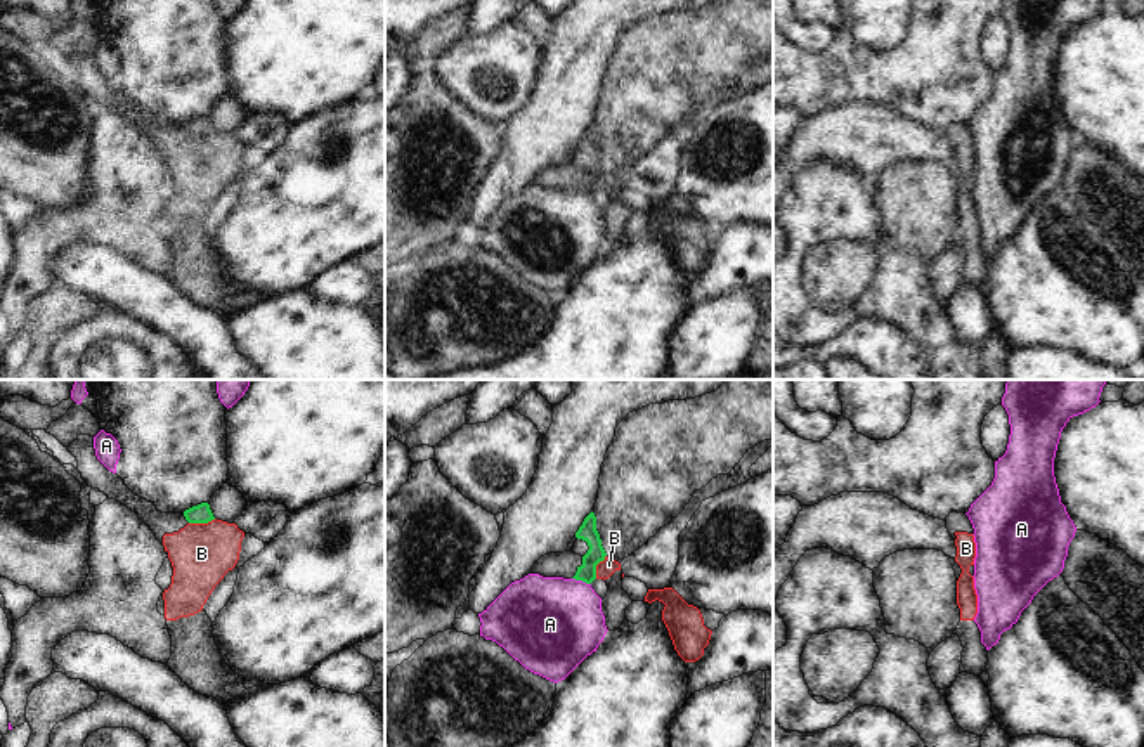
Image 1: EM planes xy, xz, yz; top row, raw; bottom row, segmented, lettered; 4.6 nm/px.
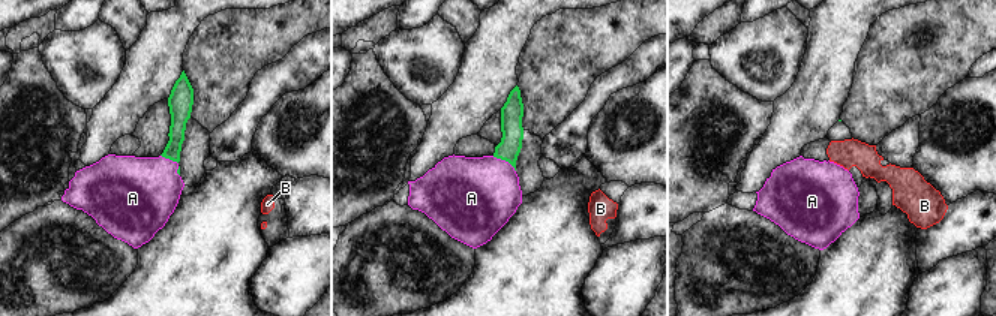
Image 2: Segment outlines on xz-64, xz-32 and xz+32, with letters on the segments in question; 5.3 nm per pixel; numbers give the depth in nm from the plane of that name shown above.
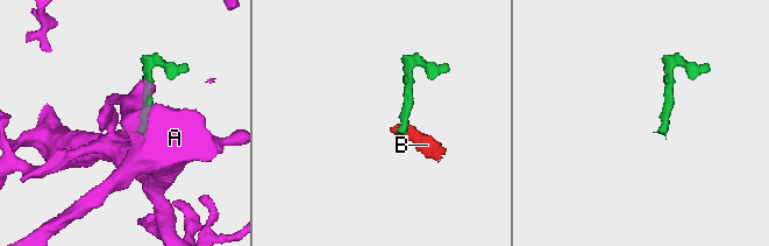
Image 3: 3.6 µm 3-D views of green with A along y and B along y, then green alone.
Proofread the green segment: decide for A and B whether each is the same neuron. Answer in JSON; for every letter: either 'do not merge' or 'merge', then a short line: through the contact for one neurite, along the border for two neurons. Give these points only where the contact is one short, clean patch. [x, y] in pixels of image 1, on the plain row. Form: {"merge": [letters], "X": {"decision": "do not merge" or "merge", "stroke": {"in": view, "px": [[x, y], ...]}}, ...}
{"merge": ["A"], "A": {"decision": "merge", "stroke": {"in": "xz", "px": [[586, 184], [581, 191], [572, 215], [552, 236]]}}, "B": {"decision": "do not merge", "stroke": {"in": "xy", "px": [[215, 130], [189, 136]]}}}

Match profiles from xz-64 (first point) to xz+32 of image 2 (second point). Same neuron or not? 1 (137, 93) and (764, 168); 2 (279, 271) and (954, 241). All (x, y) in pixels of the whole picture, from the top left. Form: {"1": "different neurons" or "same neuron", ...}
{"1": "same neuron", "2": "different neurons"}

